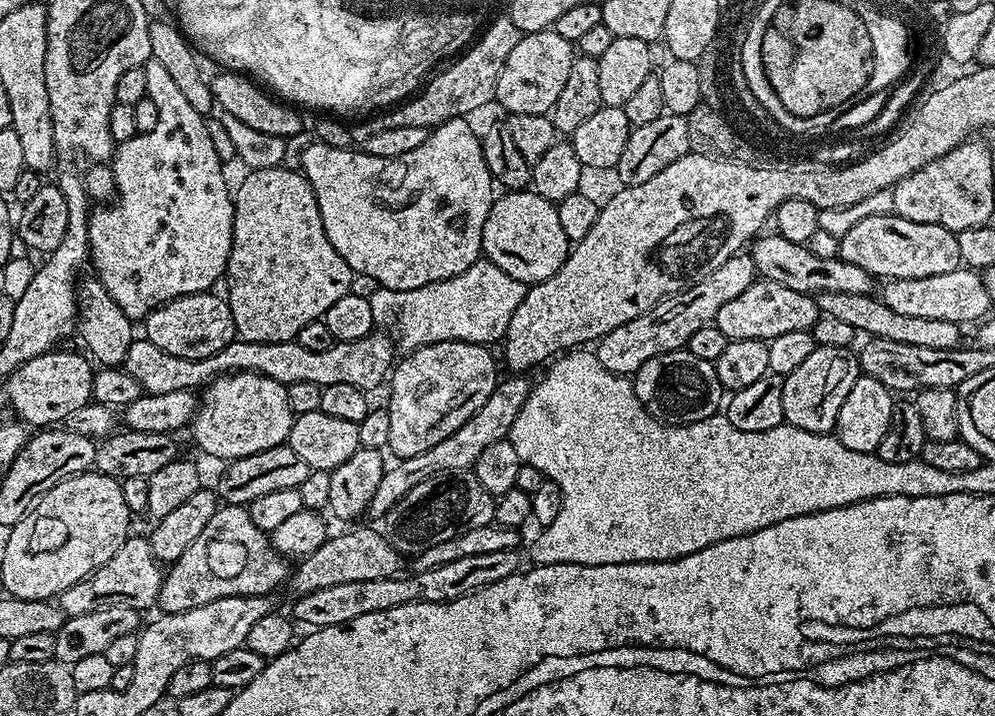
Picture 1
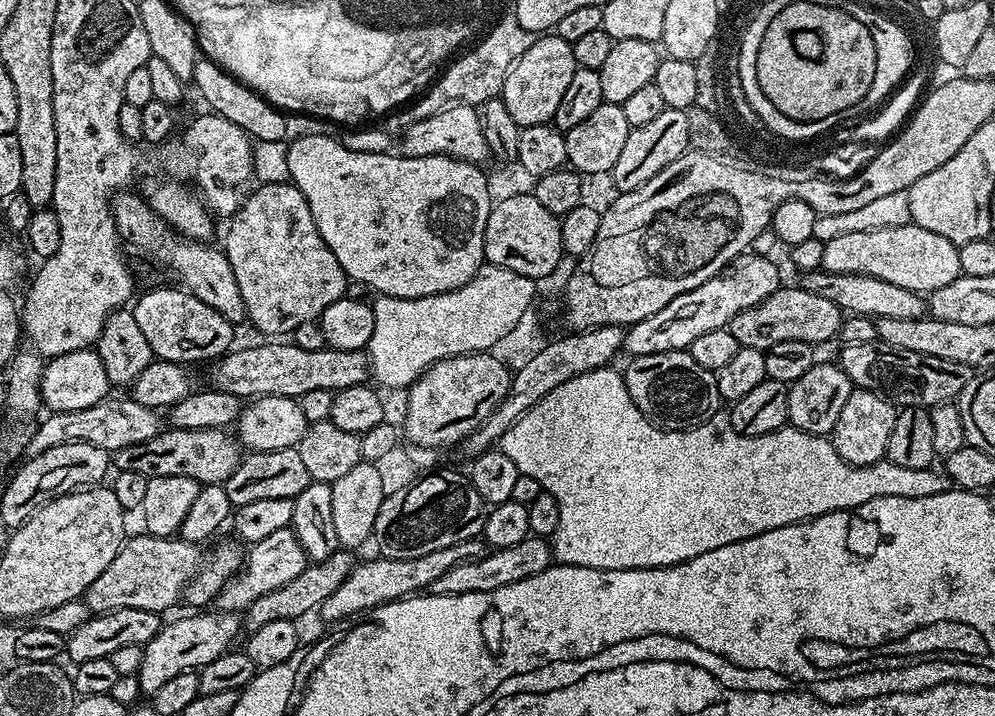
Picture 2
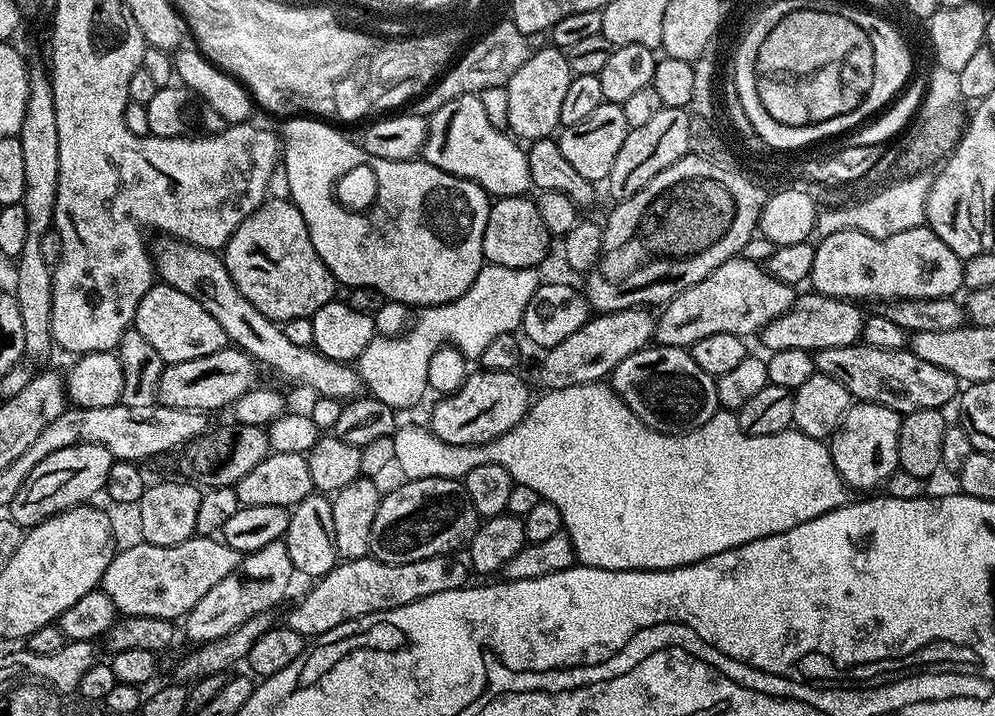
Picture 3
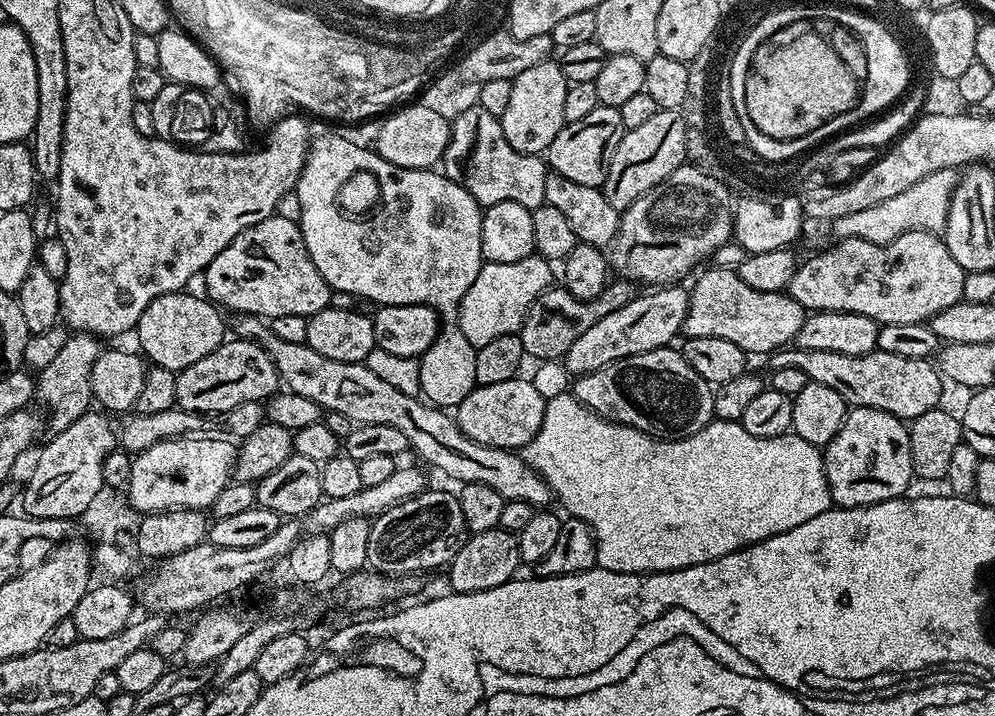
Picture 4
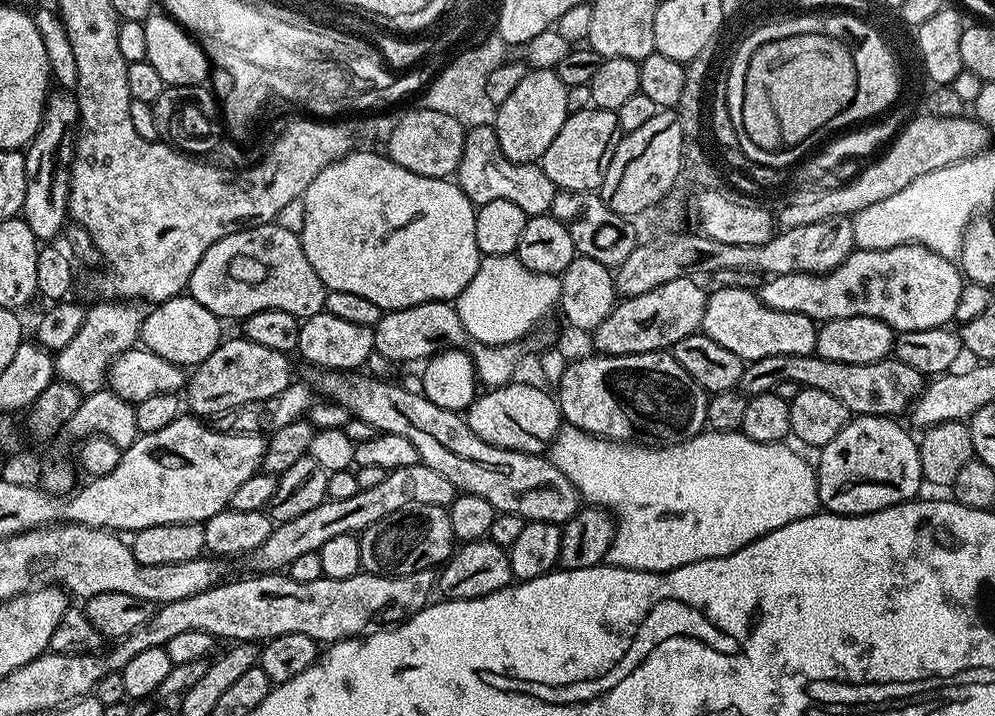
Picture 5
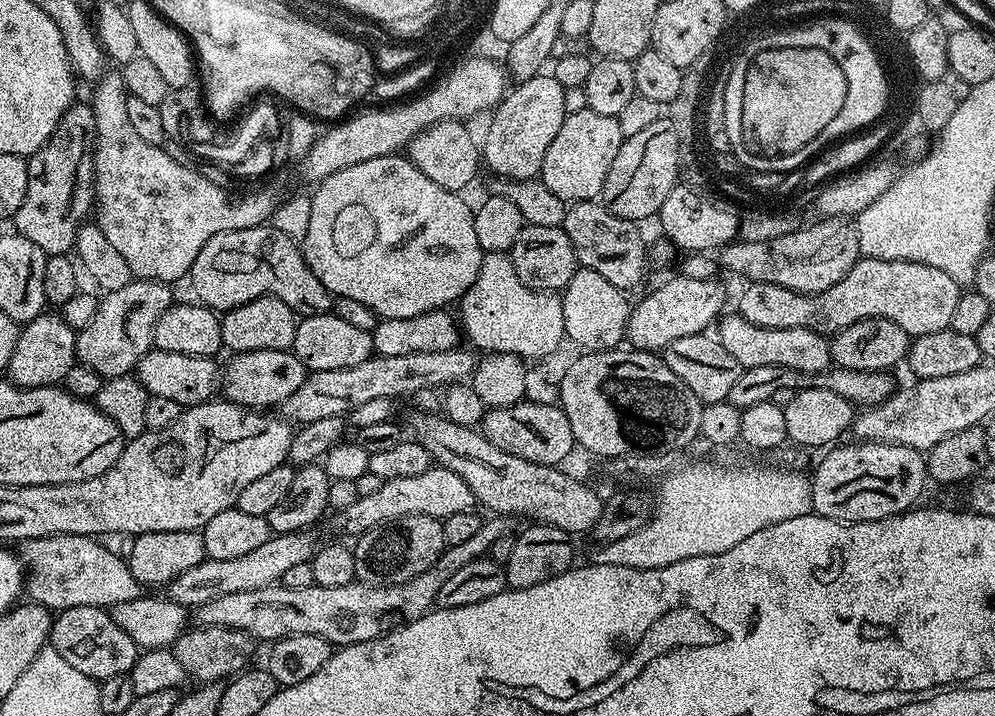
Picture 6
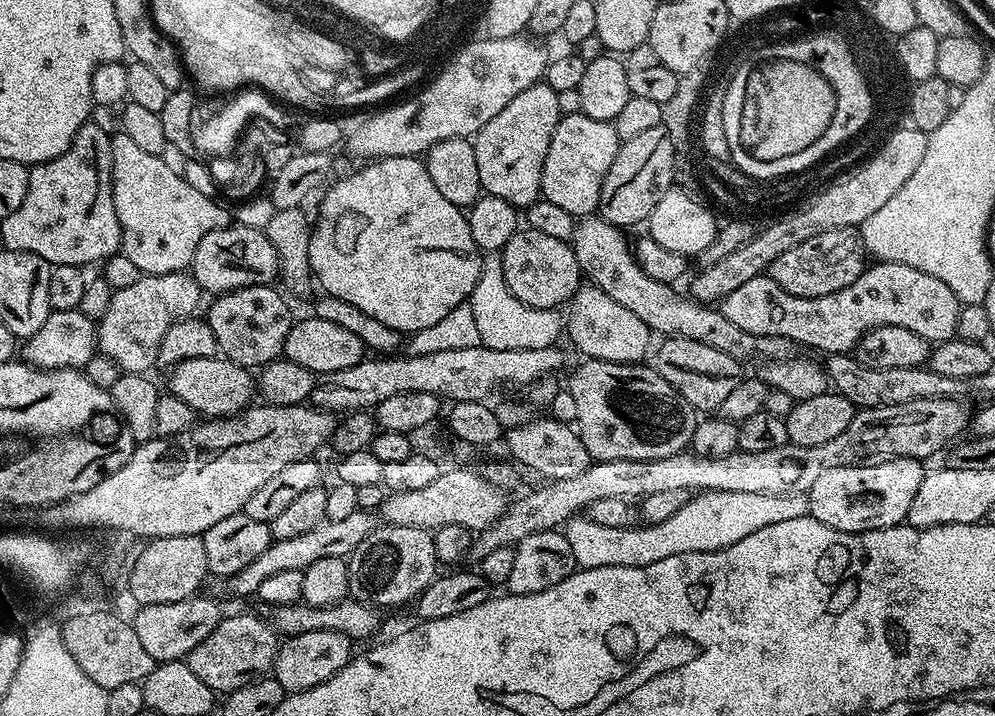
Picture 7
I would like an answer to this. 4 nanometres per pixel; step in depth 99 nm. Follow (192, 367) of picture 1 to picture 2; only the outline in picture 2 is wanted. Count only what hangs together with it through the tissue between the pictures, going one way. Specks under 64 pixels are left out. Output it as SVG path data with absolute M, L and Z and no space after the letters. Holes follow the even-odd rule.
M264 342L252 344L249 348L237 347L219 357L211 365L207 382L213 389L228 391L241 398L258 396L291 396L299 398L310 390L341 392L346 386L367 384L370 380L370 365L367 351L302 350L302 346L291 342Z

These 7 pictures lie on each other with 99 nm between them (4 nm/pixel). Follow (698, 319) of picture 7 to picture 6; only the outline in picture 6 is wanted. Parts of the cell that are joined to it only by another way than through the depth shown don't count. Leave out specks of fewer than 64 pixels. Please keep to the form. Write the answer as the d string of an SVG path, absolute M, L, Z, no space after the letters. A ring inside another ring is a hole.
M599 199L577 200L565 211L562 227L574 246L579 267L589 268L602 274L602 278L606 278L606 282L610 282L622 290L629 290L628 288L634 287L643 278L644 264L646 268L646 243L644 244L639 230L636 229L639 228L637 221L618 218L609 208L604 207Z

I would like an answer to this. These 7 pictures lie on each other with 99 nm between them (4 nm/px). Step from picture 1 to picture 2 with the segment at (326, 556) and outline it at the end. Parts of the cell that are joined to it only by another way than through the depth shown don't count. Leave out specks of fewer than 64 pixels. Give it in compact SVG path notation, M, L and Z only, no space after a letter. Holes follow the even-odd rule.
M338 550L326 558L310 562L298 574L298 578L286 582L286 586L278 586L278 590L270 590L270 594L262 594L262 598L254 598L254 602L243 613L242 628L245 633L258 630L258 626L264 625L265 622L274 622L275 620L299 621L299 616L304 616L307 612L315 613L342 582L352 573L354 567L353 553L348 550Z

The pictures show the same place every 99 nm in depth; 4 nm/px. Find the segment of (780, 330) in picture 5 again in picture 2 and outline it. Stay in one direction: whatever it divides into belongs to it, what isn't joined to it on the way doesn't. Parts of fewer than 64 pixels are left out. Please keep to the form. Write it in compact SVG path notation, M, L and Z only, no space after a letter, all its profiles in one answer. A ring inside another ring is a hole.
M749 250L742 256L735 256L723 270L710 277L702 286L686 294L678 294L678 298L662 306L658 314L650 314L650 318L642 318L642 322L631 325L624 334L623 351L633 357L687 350L694 338L709 330L728 327L729 322L742 310L750 310L758 306L758 302L770 298L770 294L782 286L780 268L770 257L755 256L754 253Z

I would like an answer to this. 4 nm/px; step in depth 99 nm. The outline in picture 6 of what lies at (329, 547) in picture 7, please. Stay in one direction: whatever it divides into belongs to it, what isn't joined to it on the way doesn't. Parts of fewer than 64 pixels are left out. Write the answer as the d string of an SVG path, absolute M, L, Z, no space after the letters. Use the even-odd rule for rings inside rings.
M311 531L278 532L269 535L258 550L250 554L242 554L242 558L226 558L225 560L204 559L198 566L186 570L177 580L167 585L167 599L185 606L209 604L212 600L222 598L226 594L242 594L242 590L262 590L279 585L284 579L286 570L294 566L309 563L318 551L318 543Z

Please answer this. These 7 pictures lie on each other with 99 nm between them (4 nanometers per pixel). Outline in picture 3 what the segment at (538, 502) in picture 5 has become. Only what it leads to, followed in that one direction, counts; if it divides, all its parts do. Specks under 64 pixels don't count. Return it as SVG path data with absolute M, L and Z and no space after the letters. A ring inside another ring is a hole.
M160 238L157 244L151 245L150 251L154 257L155 275L163 283L174 286L174 290L182 290L182 294L190 294L190 298L202 302L202 306L206 306L206 310L210 310L210 315L218 321L218 326L226 330L229 345L241 348L257 365L264 367L265 364L273 368L282 379L292 384L301 384L316 396L347 402L361 395L360 374L355 367L343 360L326 358L313 347L297 346L290 342L283 327L277 321L266 318L266 314L258 311L250 298L238 290L219 251L199 248L175 238Z

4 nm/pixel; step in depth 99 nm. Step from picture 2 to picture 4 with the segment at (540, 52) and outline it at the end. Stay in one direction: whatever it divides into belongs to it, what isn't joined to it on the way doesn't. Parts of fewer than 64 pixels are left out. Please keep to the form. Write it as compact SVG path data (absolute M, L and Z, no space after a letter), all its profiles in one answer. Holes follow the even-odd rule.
M552 58L538 62L538 66L530 66L530 70L522 70L522 74L512 79L510 103L506 106L506 114L499 117L502 134L506 134L506 142L510 142L514 150L531 156L547 153L550 142L558 138L565 126L568 85L559 63Z

